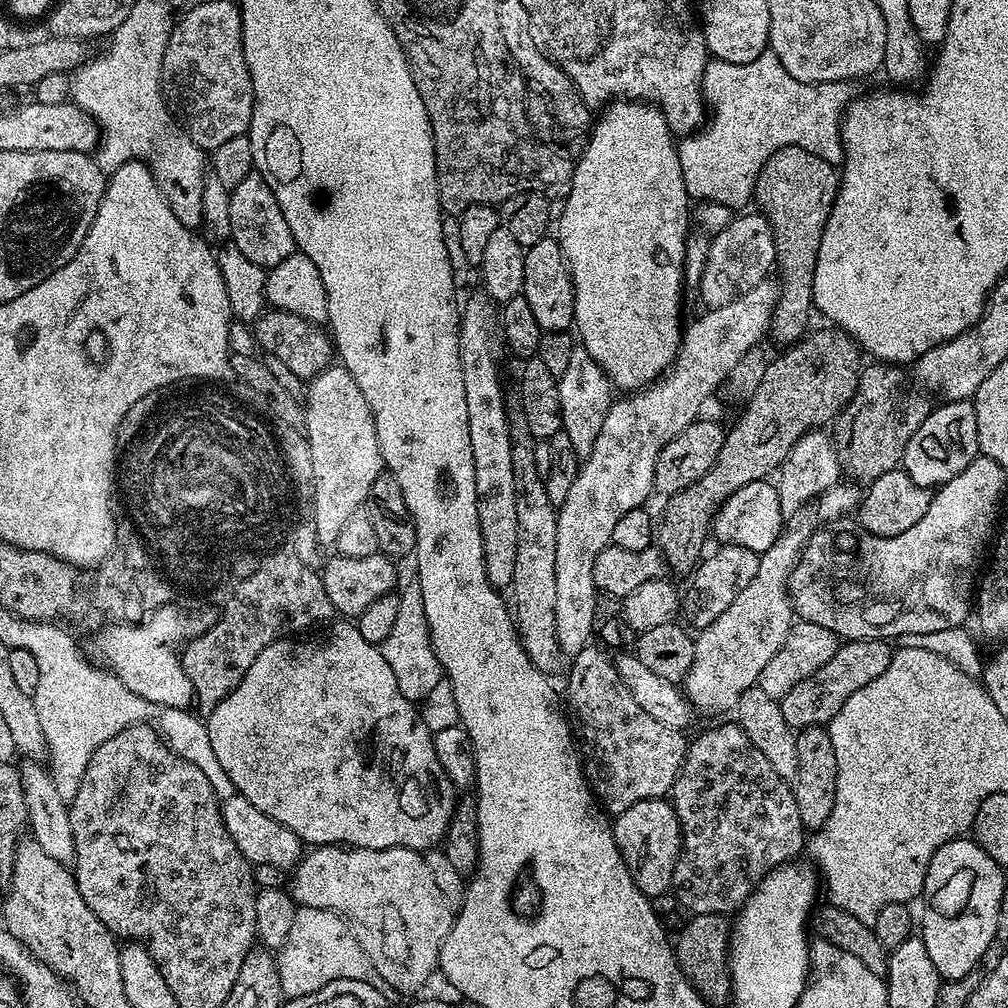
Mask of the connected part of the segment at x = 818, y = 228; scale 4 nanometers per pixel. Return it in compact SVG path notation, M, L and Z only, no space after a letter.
M786 146L768 157L756 179L754 204L770 222L774 242L776 243L775 267L780 268L778 283L780 297L776 299L776 309L772 312L771 339L776 339L780 346L791 346L809 331L808 315L813 315L812 283L814 282L814 266L818 262L818 246L822 242L822 230L830 218L830 210L836 201L840 189L840 172L837 165L826 162L826 158L818 158L810 150L802 146Z

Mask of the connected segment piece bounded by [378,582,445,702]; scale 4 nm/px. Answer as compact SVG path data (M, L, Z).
M412 582L405 592L399 593L399 597L394 626L386 642L382 642L378 647L398 681L398 690L402 690L407 700L419 702L426 698L426 694L430 694L430 690L434 690L434 686L438 686L440 680L445 679L444 667L438 662L438 654L434 654L434 646L430 642L428 619L422 604L419 583Z

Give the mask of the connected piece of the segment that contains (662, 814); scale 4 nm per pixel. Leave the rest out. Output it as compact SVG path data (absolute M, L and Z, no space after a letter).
M667 799L634 802L630 810L619 813L611 821L612 833L618 850L630 870L630 878L649 898L657 898L672 887L674 866L680 857L680 823L678 814Z

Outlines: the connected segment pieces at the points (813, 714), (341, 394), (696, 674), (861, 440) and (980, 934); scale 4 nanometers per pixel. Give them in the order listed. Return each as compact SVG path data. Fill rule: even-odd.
M849 640L841 643L834 658L830 658L822 670L798 682L790 694L779 700L782 716L791 728L797 730L810 726L827 726L834 714L846 706L846 698L850 698L850 694L858 694L866 682L874 682L878 674L884 673L886 666L890 666L893 651L893 645L887 640Z
M330 366L307 381L302 421L313 462L314 526L321 546L332 546L342 526L346 526L346 518L365 507L370 486L386 468L378 446L374 414L352 375L342 366Z
M789 525L774 546L761 553L753 581L731 602L729 609L695 637L694 662L683 681L683 689L693 707L706 712L733 711L738 698L755 687L761 672L785 644L794 623L789 579L807 544L809 529Z
M887 362L868 363L861 367L854 398L850 398L834 421L843 475L860 486L872 484L882 474L901 467L910 438L919 433L934 407L923 391L913 387L903 367Z
M961 838L946 842L934 854L924 879L924 917L919 917L918 932L924 941L927 952L930 953L930 962L934 962L934 970L944 980L957 980L962 974L970 974L974 966L984 960L986 950L996 940L998 930L998 906L1002 902L1002 894L1006 891L1004 884L1005 873L1000 865L978 846L971 838Z

